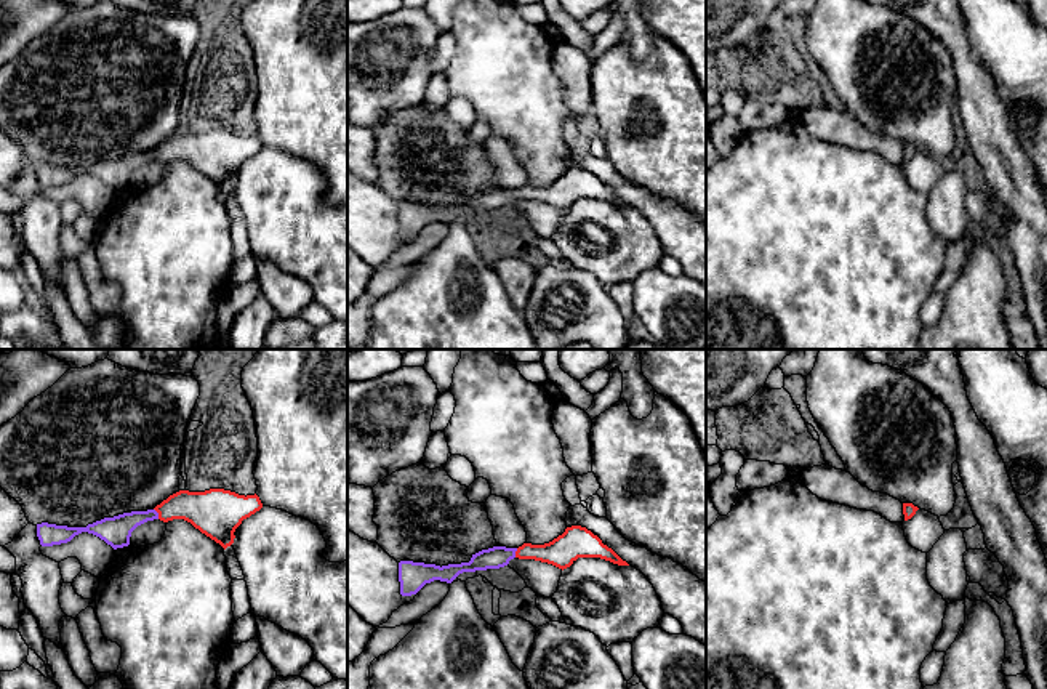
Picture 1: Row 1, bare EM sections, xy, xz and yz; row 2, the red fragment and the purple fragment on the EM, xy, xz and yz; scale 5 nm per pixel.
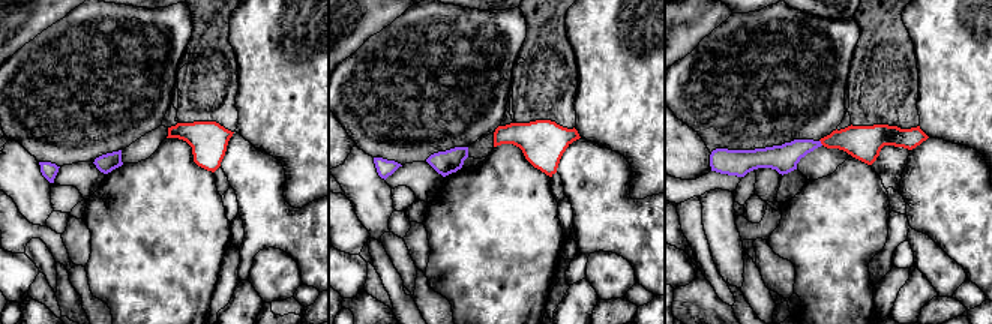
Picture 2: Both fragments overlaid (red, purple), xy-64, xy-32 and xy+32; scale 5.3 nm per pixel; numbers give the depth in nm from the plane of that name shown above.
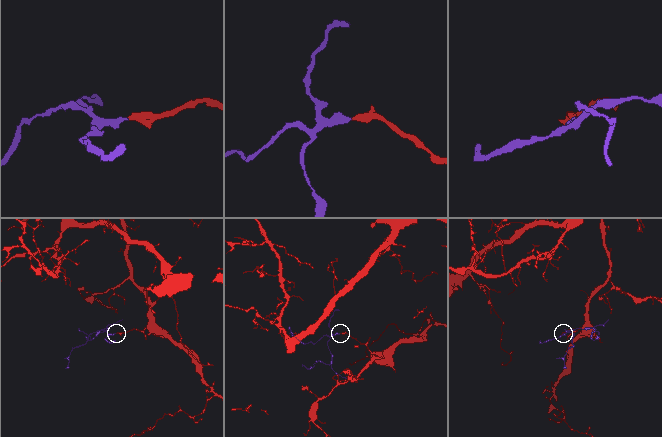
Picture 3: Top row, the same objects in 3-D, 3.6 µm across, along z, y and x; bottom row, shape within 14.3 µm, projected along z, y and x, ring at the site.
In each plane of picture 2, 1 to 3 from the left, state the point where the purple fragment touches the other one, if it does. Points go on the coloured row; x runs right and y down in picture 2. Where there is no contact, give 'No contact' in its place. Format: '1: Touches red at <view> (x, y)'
1: No contact
2: No contact
3: Touches red at xy+32 (821, 143)

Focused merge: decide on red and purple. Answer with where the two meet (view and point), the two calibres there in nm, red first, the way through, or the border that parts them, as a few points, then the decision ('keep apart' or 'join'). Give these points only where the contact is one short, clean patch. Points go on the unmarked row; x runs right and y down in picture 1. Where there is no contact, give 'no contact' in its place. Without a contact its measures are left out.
meets red in xy at (157, 153); 200 nm thick on the red side, 150 nm on the other; runs through xy (207, 153), (157, 153), (135, 159), (116, 172); join

